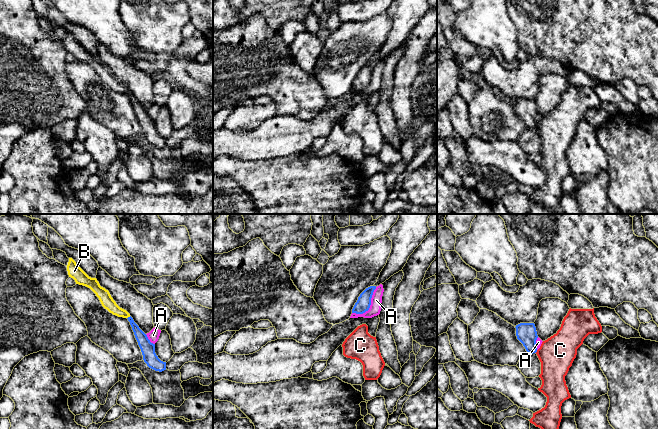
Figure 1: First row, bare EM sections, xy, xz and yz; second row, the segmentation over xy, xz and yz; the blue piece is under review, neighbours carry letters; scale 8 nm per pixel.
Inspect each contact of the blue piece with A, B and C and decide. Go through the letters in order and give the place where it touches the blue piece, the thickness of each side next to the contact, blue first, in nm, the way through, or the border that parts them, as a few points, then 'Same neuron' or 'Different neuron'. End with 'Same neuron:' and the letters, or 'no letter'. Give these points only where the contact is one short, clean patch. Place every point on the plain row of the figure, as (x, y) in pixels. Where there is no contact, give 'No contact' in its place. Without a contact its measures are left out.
A: Touches blue at xz (369, 82). Thickness 120 nm (blue) against 90 nm. Boundary: xz (376, 63), (371, 74), (370, 83), (362, 89), (352, 89). Different neuron
B: Touches blue at xy (128, 93). Thickness 100 nm (blue) against 100 nm. Path across: xy (144, 119), (128, 93), (117, 87), (105, 74). Same neuron
C: Touches blue at yz (536, 127). Thickness 170 nm (blue) against 280 nm. Boundary: yz (537, 126), (535, 128). Different neuron
Same neuron: B

